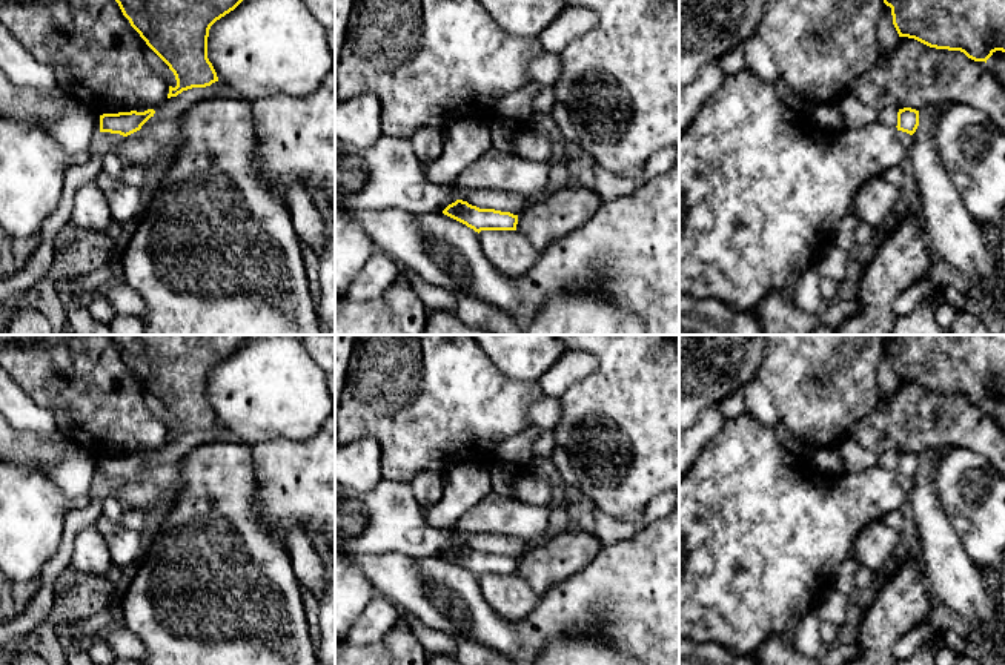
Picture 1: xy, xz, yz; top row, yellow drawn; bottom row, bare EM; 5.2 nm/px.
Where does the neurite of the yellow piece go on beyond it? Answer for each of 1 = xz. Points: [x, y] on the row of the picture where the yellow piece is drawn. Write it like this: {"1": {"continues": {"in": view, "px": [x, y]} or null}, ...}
{"1": {"continues": null}}

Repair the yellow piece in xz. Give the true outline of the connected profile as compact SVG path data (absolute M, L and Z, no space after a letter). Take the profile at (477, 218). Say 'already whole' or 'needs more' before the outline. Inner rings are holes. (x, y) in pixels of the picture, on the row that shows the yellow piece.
already whole; M463 200L449 204L443 213L466 224L478 233L481 230L516 230L518 224L518 215L495 209L479 209Z

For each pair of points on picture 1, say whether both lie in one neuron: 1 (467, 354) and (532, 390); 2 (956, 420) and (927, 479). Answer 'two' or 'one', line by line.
1: one
2: two

